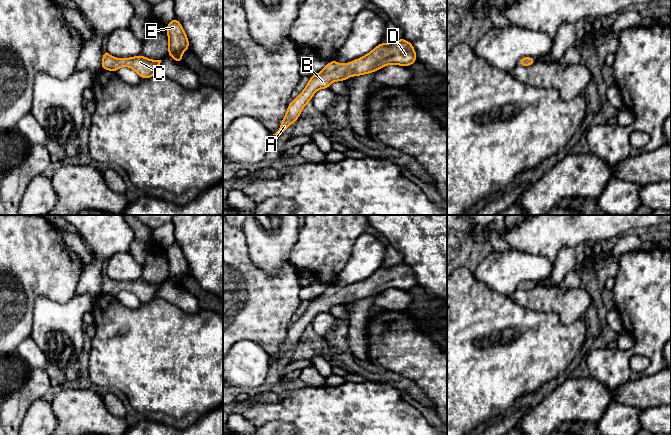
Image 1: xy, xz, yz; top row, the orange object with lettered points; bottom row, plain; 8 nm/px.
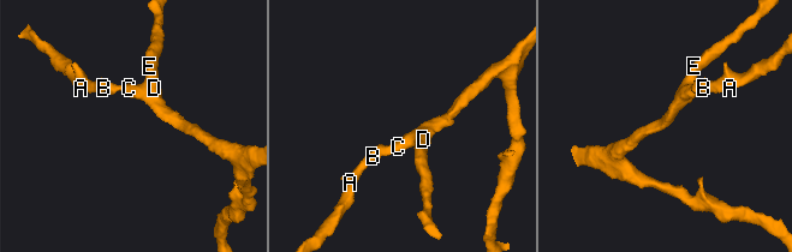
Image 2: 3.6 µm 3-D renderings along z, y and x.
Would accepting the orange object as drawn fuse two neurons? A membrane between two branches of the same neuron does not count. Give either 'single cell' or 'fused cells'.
single cell

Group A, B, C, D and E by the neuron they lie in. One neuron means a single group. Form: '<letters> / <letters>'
A B C D E

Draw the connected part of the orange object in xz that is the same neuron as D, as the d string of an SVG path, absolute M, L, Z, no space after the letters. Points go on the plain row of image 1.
M403 262L391 267L380 267L371 276L350 287L341 288L334 284L330 285L321 296L310 301L305 313L288 329L281 350L273 359L285 356L294 345L297 345L304 330L311 325L315 316L329 312L332 306L372 297L386 289L410 290L415 285L417 285L417 280L414 271Z

